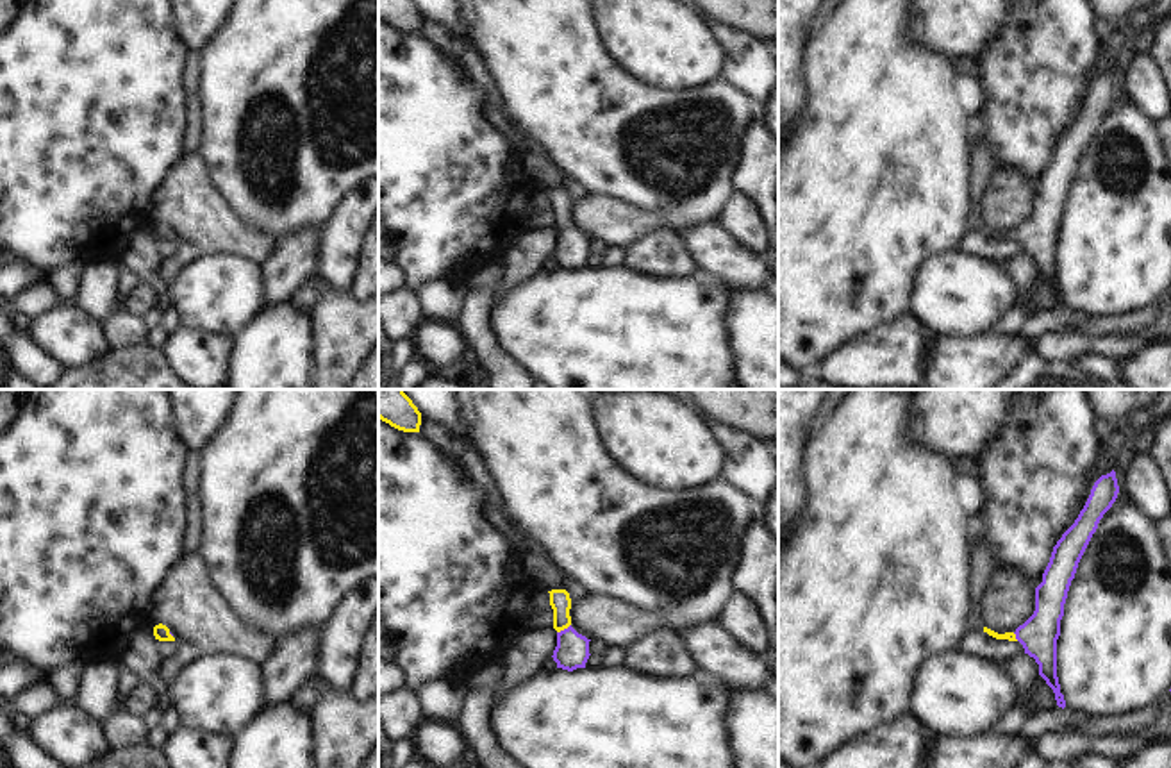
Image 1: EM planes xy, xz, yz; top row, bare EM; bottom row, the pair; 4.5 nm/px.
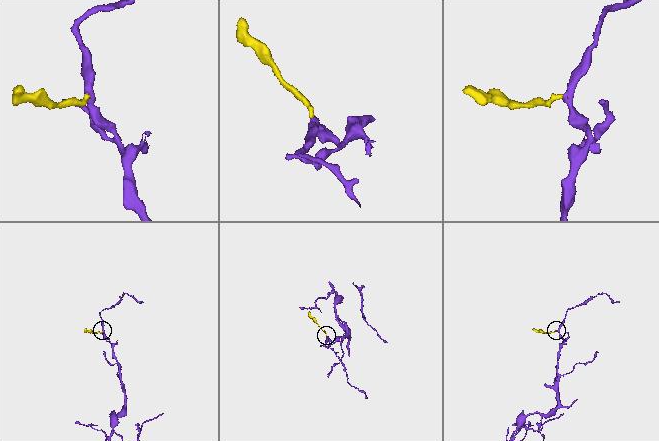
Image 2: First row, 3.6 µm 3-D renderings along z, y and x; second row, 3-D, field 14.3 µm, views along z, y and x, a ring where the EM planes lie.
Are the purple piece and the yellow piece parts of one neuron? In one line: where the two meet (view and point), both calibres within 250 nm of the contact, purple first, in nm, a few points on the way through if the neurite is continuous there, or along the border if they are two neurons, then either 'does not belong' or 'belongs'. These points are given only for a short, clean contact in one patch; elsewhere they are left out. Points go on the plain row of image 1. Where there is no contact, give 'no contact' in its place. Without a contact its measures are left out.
contact xz (564, 229); calibres 150 and 100 nm; way xz (572, 250), (564, 229), (559, 199); belongs

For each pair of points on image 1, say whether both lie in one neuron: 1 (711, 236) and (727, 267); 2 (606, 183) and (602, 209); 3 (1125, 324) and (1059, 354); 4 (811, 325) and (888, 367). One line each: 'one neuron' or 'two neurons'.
1: one neuron
2: two neurons
3: two neurons
4: two neurons

